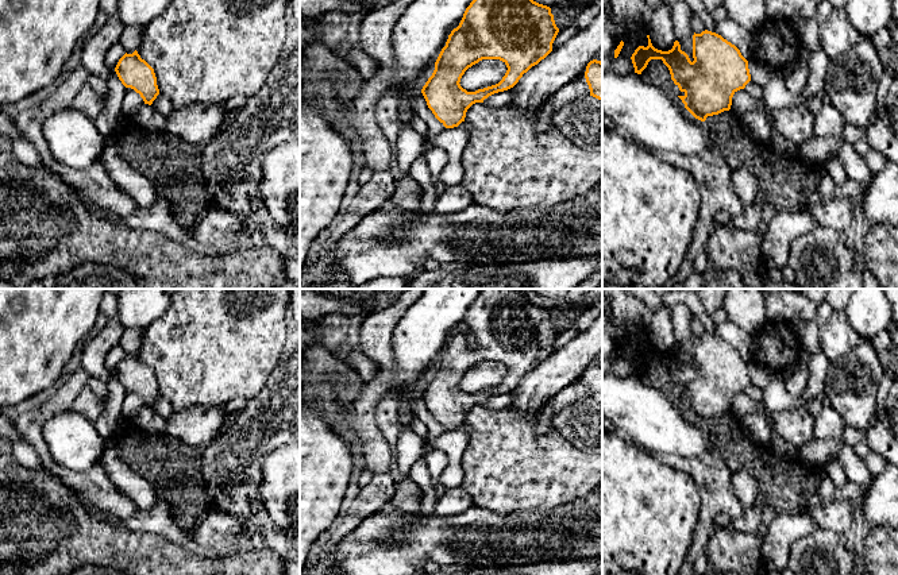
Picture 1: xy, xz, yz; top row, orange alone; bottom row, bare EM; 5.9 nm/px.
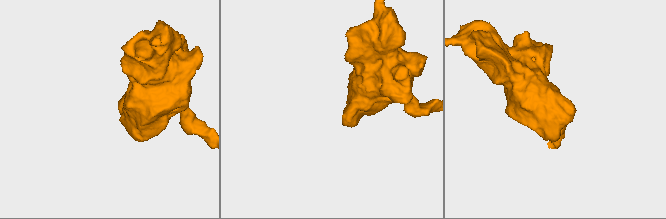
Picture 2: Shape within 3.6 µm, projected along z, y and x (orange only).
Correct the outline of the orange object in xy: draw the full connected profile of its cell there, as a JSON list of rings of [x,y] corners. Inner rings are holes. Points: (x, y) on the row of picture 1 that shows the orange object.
[[[136,50],[132,54],[126,53],[119,59],[115,72],[126,88],[140,94],[144,104],[151,105],[159,94],[154,69],[140,58]]]

